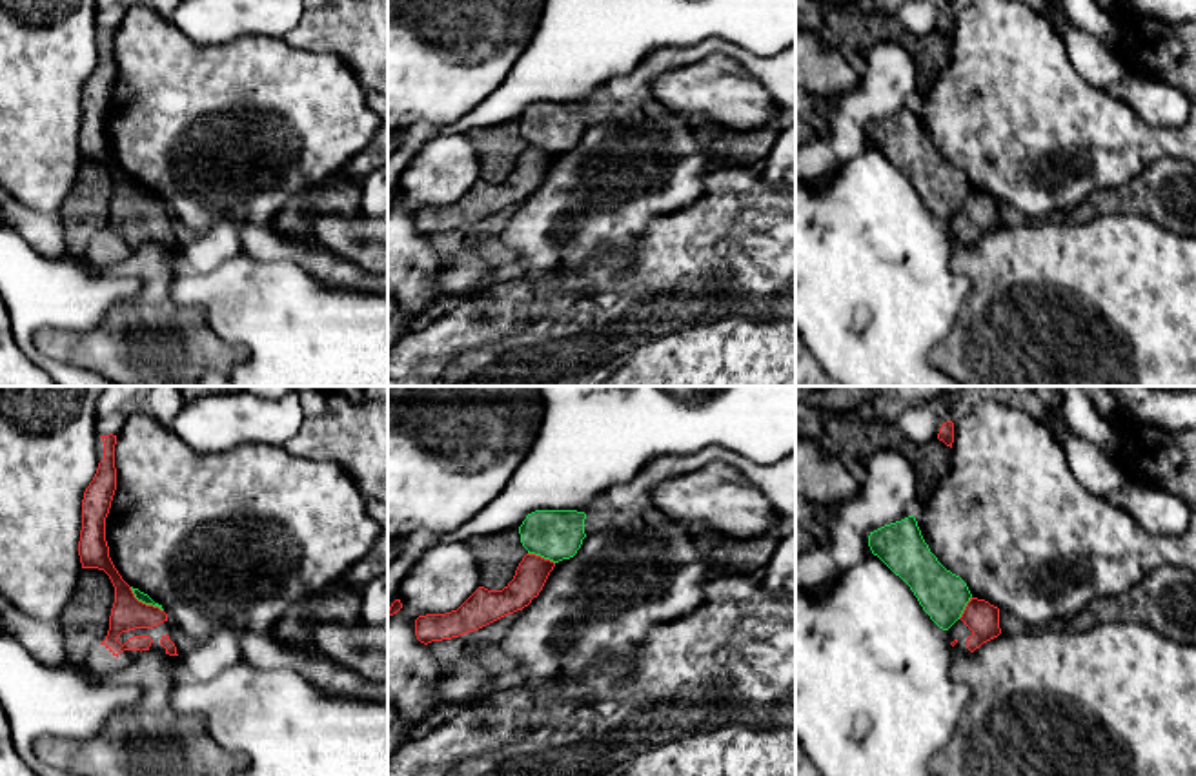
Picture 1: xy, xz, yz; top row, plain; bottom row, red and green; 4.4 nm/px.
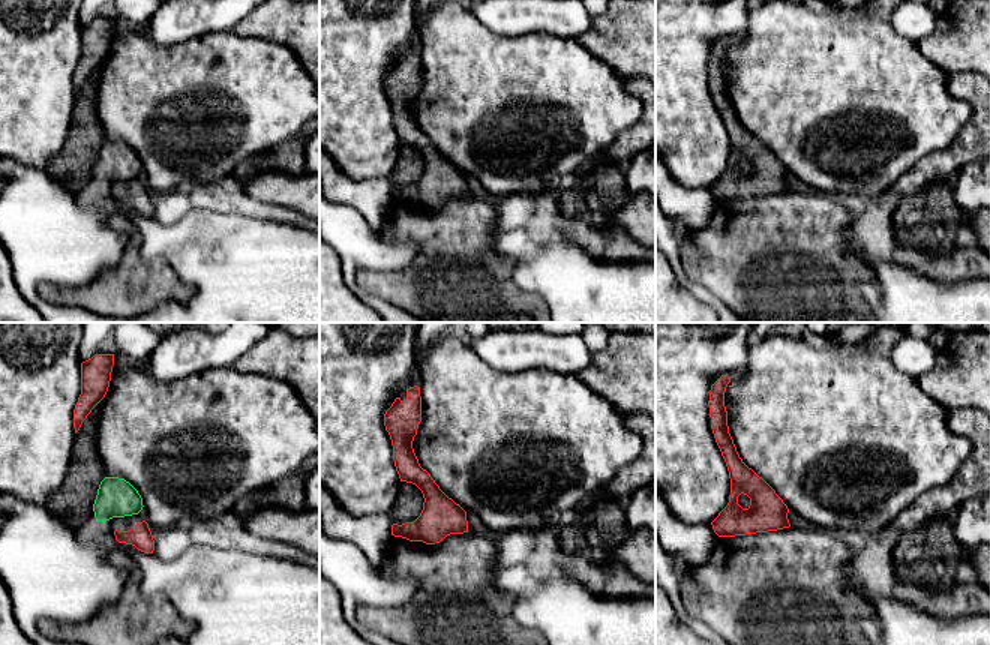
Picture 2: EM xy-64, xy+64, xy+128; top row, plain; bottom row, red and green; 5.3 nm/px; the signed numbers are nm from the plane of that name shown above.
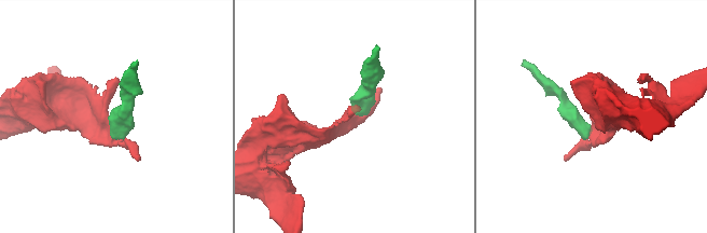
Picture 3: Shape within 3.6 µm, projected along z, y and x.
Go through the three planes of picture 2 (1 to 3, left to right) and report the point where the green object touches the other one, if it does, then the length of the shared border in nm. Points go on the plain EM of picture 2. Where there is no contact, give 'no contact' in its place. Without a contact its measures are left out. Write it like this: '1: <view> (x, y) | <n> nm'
1: no contact
2: no contact
3: no contact

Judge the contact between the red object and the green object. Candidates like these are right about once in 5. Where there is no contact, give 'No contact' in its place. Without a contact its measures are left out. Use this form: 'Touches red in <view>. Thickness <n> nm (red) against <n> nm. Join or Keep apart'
Touches red in xy. Thickness 150 nm (red) against 50 nm. Keep apart

